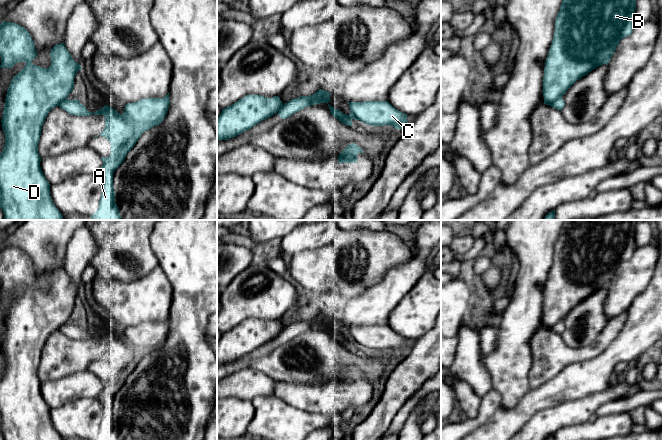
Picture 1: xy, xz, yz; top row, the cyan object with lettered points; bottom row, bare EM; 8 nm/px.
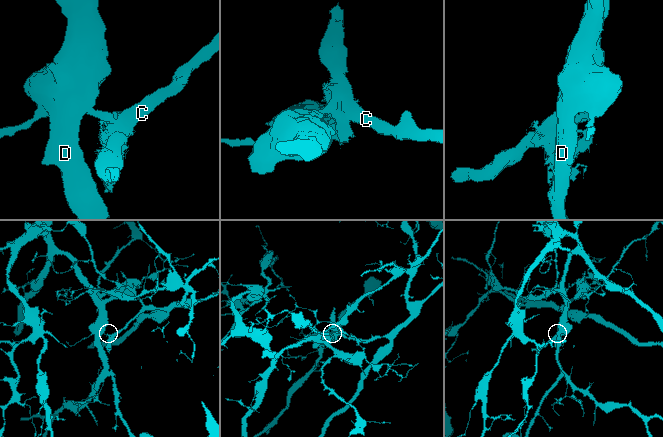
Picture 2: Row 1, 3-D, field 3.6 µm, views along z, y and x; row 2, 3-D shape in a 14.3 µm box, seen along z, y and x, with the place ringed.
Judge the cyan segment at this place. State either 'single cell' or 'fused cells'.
fused cells

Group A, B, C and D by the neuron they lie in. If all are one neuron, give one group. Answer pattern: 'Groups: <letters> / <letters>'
Groups: A C / B D

